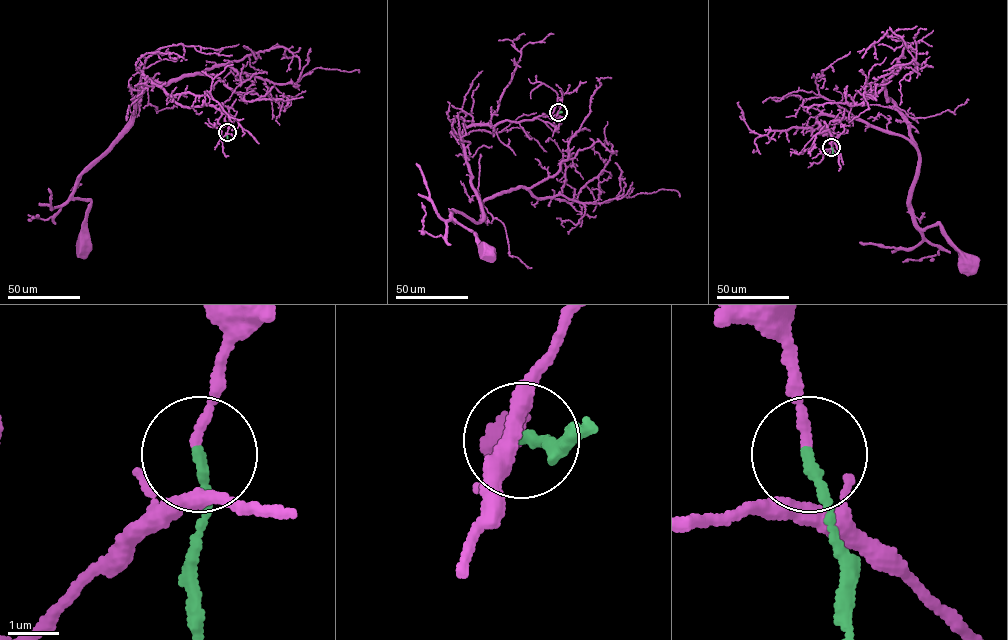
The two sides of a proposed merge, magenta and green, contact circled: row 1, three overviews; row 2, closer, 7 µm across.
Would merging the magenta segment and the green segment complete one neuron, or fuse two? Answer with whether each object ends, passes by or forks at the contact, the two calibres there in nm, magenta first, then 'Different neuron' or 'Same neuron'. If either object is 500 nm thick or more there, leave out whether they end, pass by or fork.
At the ring magenta passes by. At the ring green ends. Thickness 120 nm (magenta) against 200 nm. Same neuron

